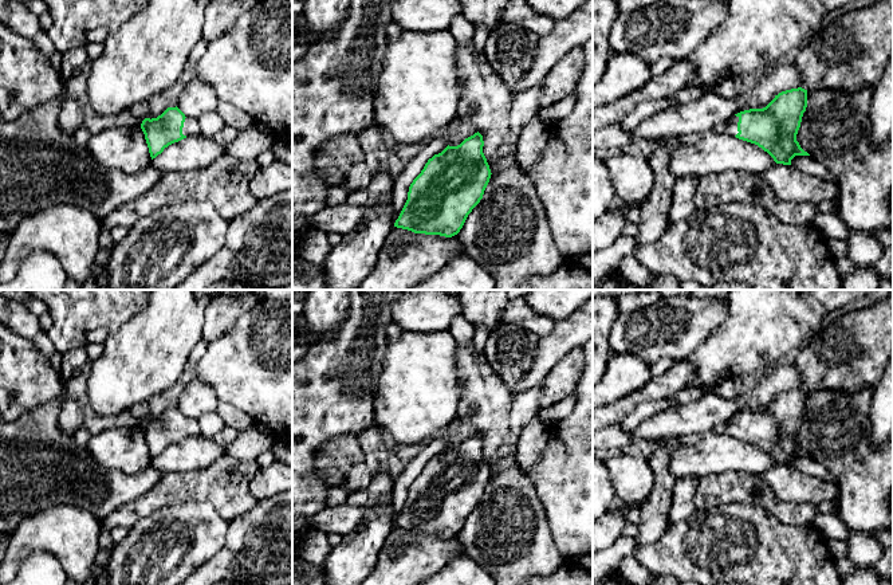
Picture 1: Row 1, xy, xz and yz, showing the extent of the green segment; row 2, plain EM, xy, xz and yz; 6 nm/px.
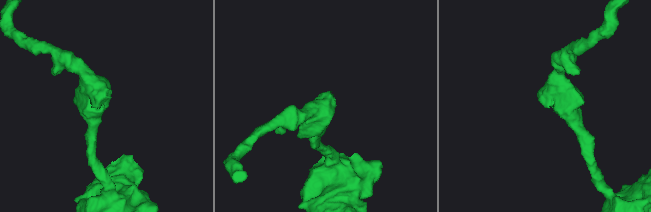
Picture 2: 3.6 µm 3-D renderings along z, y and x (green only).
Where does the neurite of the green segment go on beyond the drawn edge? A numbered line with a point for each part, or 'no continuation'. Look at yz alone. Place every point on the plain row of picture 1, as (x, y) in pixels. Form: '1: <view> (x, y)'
1: yz (732, 423)

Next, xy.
1: xy (191, 428)

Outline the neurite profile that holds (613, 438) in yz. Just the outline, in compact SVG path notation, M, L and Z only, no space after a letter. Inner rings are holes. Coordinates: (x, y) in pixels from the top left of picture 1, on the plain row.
M619 424L607 425L593 433L593 448L598 451L622 452L632 443L630 432Z

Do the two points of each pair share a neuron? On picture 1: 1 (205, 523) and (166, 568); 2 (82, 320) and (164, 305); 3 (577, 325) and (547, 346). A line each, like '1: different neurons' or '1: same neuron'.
1: same neuron
2: different neurons
3: same neuron

